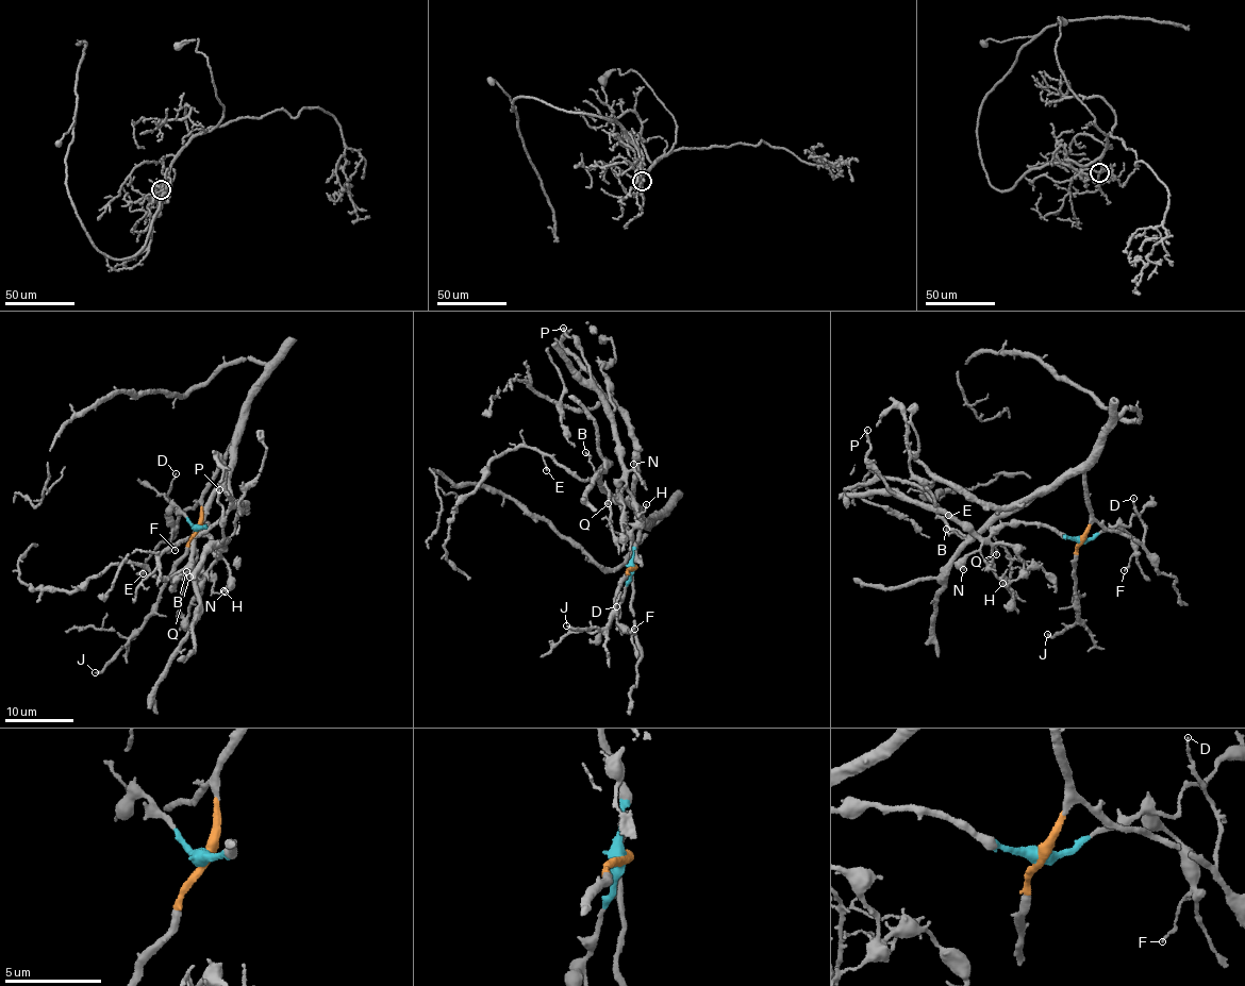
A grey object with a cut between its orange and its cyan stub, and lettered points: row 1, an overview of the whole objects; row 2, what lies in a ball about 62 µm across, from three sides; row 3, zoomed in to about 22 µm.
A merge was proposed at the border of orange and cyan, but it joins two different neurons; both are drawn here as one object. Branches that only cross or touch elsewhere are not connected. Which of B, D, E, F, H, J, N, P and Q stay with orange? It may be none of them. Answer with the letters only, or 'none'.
B, D, E, J, Q

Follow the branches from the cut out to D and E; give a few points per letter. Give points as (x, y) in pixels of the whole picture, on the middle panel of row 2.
D: (633, 568), (630, 604), (635, 628), (632, 632), (623, 631), (616, 625), (616, 607)
E: (633, 568), (630, 561), (644, 516), (593, 478), (578, 479), (545, 455), (546, 470)

